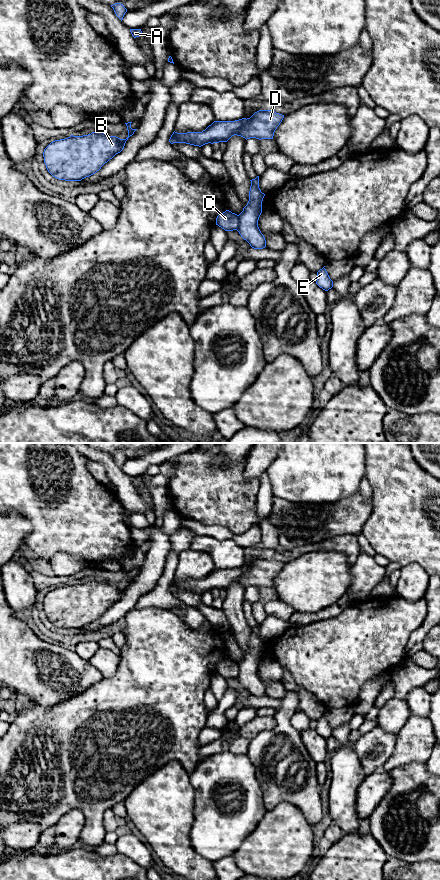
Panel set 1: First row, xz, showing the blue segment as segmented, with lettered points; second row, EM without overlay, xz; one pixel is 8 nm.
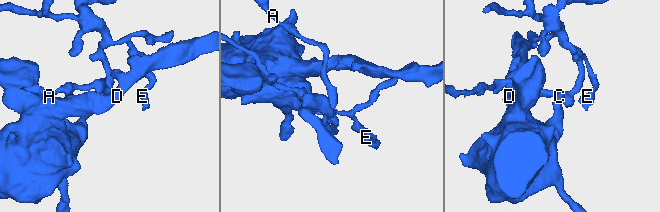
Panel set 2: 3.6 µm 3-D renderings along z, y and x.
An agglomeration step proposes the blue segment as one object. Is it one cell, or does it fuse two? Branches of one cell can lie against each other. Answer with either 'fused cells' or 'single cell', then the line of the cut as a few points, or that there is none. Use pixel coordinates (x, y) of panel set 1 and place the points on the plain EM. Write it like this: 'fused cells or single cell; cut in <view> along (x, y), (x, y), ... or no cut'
fused cells; cut in xz along (238, 663), (239, 670), (236, 677)

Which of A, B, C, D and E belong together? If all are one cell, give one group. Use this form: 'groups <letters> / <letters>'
groups A E / B C D

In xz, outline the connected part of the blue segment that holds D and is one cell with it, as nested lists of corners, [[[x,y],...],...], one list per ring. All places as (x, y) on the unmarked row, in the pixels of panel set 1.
[[[259,558],[250,566],[235,569],[214,569],[202,580],[173,580],[169,590],[186,591],[194,594],[203,594],[208,591],[227,590],[237,583],[250,587],[273,587],[274,580],[280,573],[284,563],[272,558]]]

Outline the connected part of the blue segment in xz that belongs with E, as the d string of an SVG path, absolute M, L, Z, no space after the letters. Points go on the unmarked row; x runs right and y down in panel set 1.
M324 715L317 720L316 732L325 739L333 735L333 729L330 727Z

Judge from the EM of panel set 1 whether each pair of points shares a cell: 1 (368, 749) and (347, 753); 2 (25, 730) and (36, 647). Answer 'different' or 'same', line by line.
1: different
2: different

